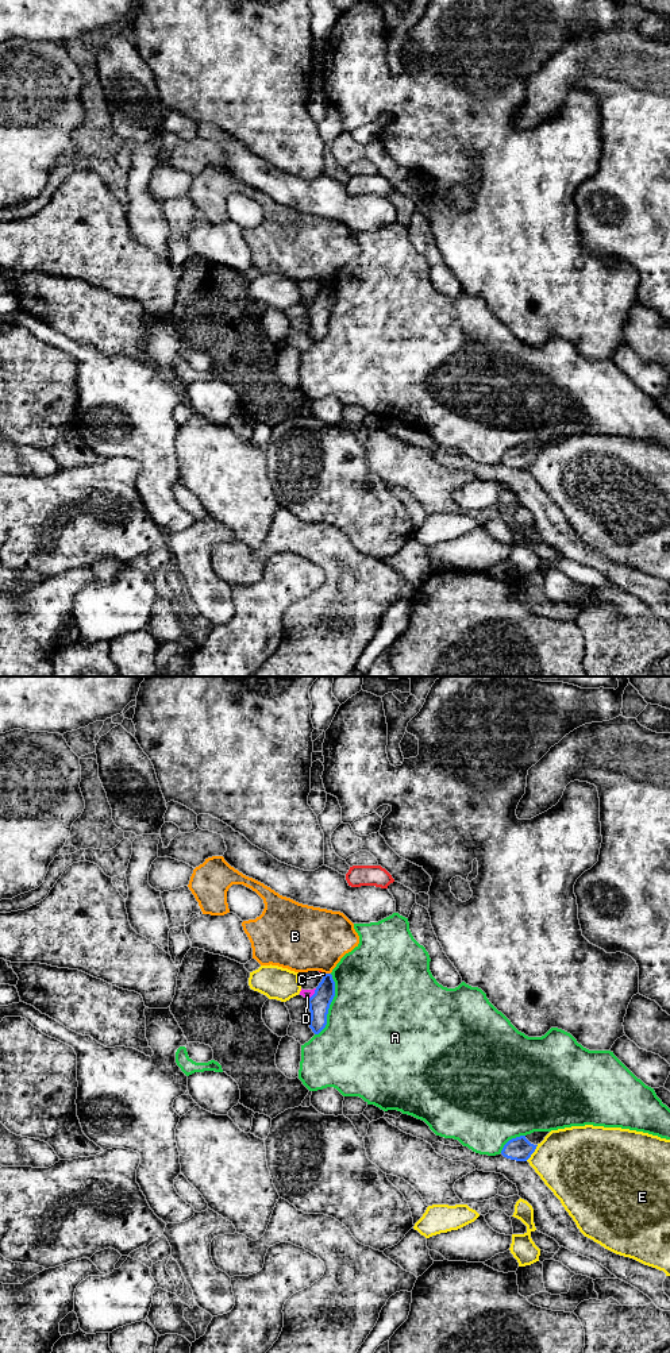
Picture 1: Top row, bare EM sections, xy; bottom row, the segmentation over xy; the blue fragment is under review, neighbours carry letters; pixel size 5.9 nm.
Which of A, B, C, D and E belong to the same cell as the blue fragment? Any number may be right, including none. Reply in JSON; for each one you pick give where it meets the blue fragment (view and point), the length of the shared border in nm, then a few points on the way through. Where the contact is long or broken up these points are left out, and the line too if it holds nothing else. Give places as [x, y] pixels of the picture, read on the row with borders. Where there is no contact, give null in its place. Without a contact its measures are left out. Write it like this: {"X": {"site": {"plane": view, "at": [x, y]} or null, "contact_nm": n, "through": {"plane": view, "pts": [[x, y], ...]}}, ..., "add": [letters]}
{"add": []}

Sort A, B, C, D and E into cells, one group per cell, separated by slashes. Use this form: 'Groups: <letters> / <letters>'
Groups: A / B / C / D / E

